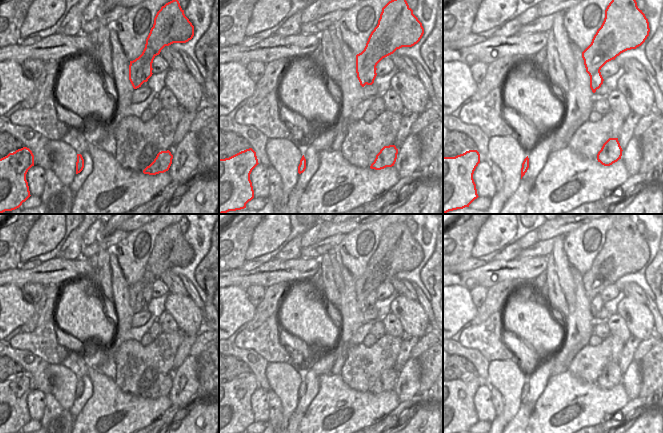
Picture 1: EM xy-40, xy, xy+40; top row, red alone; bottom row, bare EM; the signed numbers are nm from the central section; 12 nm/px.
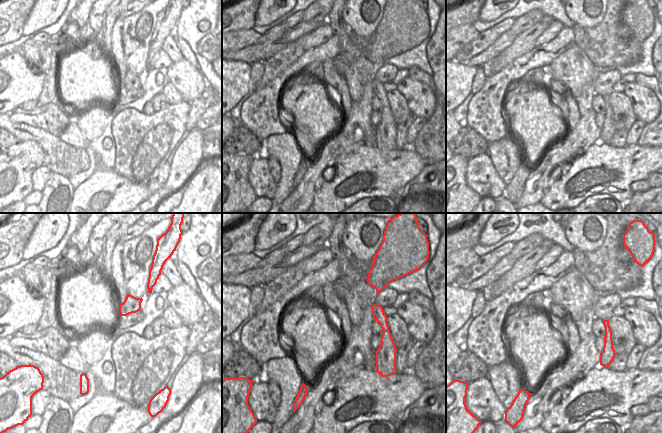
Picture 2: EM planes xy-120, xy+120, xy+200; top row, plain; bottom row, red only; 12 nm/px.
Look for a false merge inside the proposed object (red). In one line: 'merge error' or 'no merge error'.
merge error

